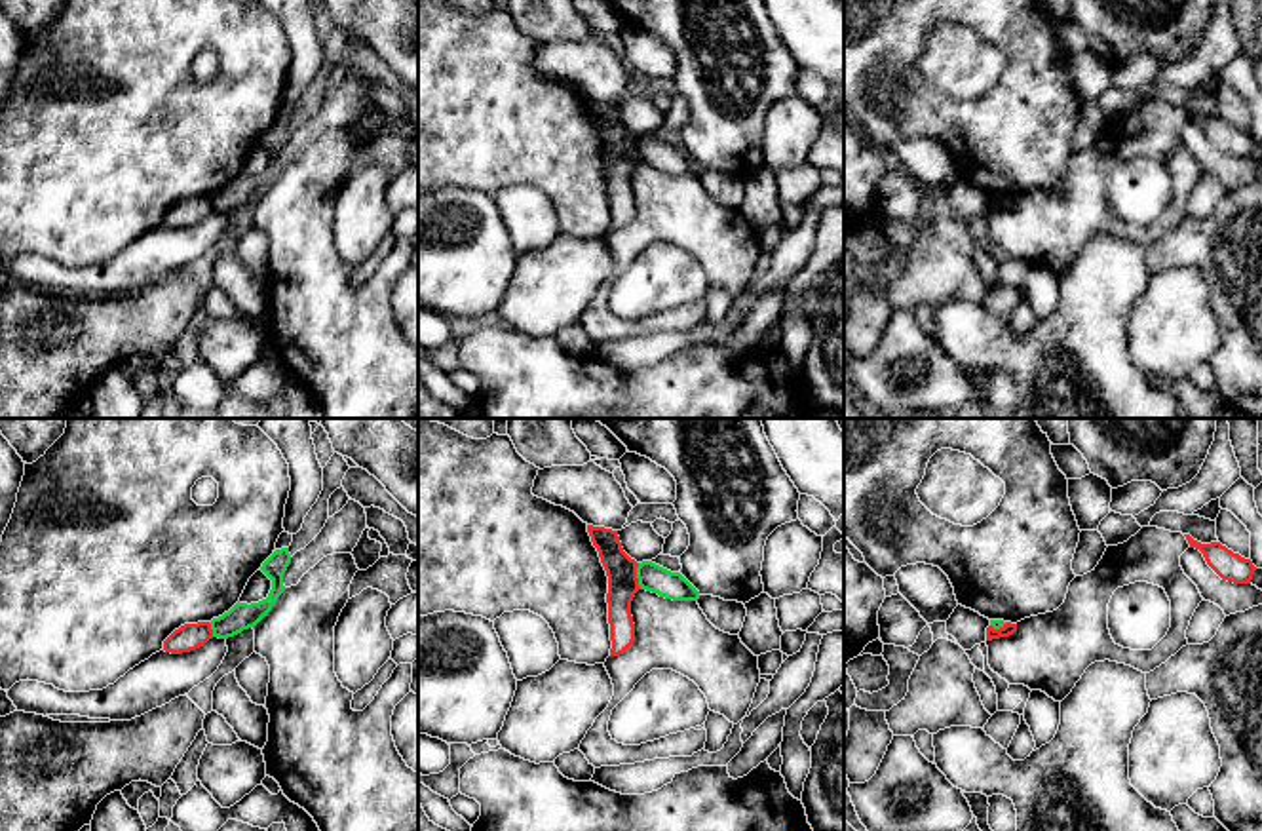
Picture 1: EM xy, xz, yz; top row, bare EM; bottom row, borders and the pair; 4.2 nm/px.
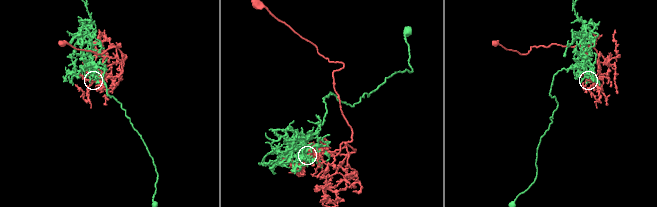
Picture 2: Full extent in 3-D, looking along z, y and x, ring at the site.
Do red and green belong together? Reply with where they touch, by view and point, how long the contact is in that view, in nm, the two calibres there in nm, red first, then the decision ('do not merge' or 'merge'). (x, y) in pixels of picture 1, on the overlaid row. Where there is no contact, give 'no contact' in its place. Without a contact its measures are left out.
xz (635, 577) | 110 nm | 130/120 nm | do not merge

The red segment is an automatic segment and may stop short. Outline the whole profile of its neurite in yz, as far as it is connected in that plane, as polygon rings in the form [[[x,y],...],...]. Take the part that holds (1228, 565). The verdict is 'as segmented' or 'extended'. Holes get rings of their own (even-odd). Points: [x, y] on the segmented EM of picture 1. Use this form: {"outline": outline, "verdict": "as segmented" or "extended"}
{"outline": [[[1184,534],[1190,548],[1195,548],[1203,553],[1207,565],[1222,578],[1233,584],[1251,584],[1256,567],[1251,559],[1233,553],[1220,542],[1201,544],[1190,534]]], "verdict": "as segmented"}

